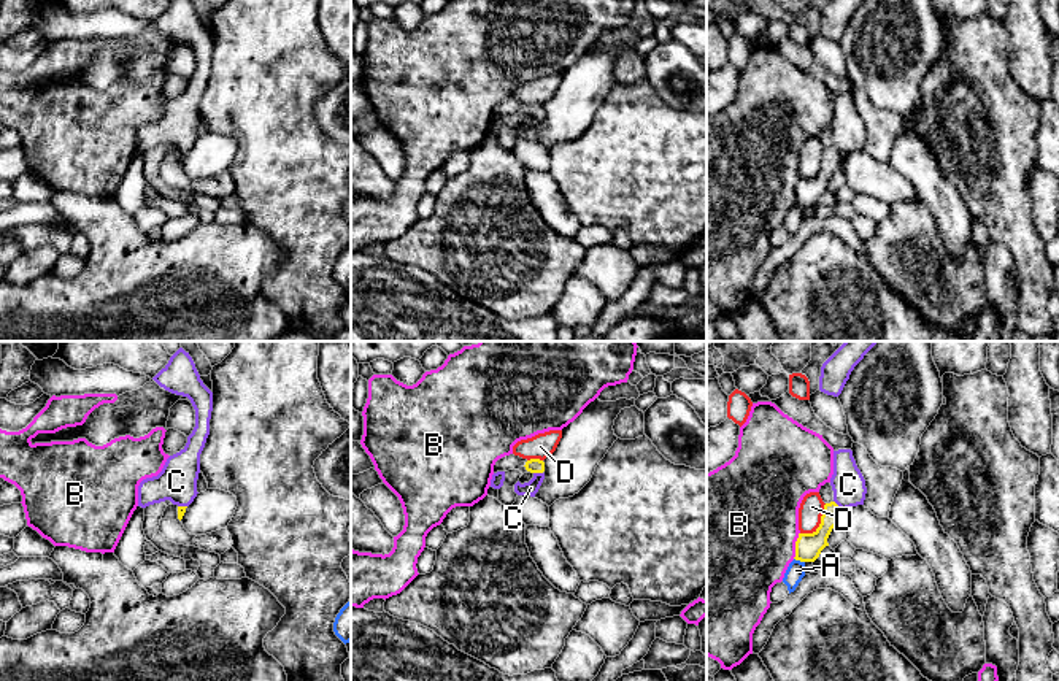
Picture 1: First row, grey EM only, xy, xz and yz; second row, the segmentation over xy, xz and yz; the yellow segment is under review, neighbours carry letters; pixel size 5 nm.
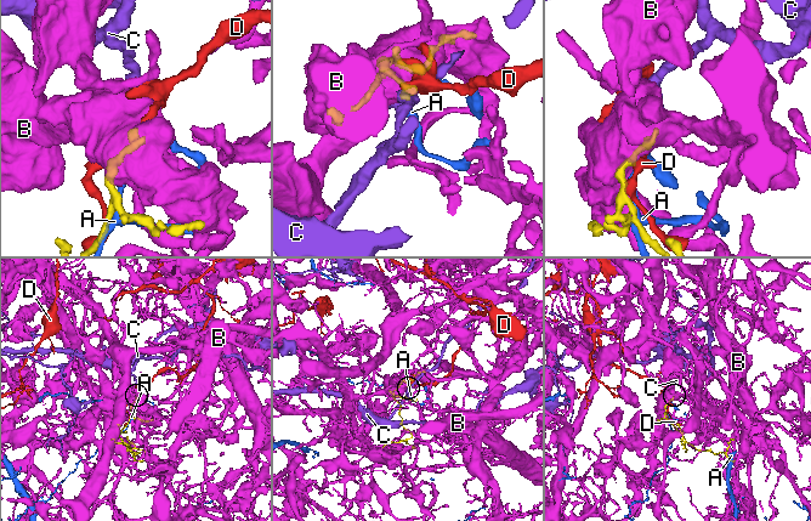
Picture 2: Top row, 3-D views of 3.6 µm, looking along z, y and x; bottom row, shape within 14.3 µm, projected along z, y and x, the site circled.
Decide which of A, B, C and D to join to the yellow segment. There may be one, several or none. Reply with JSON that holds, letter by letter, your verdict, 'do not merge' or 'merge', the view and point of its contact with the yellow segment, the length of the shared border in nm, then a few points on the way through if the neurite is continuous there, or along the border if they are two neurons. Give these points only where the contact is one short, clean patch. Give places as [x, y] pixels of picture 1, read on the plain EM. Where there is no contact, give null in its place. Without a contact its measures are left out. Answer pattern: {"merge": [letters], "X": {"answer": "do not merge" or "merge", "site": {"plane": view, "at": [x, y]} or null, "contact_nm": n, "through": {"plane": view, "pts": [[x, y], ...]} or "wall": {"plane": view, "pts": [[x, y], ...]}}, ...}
{"merge": ["C"], "A": {"answer": "do not merge", "site": {"plane": "yz", "at": [799, 203]}, "contact_nm": 60}, "B": {"answer": "do not merge", "site": {"plane": "yz", "at": [796, 189]}, "contact_nm": 140}, "C": {"answer": "merge", "site": {"plane": "xz", "at": [539, 116]}, "contact_nm": 50, "through": {"plane": "xz", "pts": [[534, 110], [539, 116], [531, 132]]}}, "D": {"answer": "do not merge", "site": {"plane": "yz", "at": [820, 169]}, "contact_nm": 200}}

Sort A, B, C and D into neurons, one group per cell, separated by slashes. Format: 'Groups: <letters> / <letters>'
Groups: A / B / C / D

